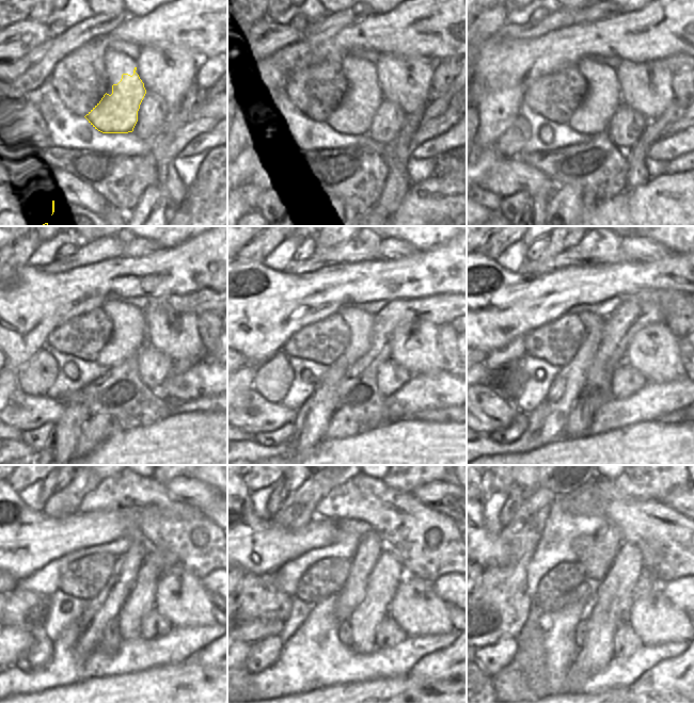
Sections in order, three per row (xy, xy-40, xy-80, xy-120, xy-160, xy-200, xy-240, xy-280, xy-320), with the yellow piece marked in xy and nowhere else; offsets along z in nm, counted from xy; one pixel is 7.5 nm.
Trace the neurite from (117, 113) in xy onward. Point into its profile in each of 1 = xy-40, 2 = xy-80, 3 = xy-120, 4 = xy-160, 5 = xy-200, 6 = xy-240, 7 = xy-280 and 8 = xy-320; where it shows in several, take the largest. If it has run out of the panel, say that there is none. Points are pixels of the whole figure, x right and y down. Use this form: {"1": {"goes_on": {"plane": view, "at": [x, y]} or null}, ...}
{"1": {"goes_on": {"plane": "xy-40", "at": [353, 115]}}, "2": {"goes_on": {"plane": "xy-80", "at": [593, 116]}}, "3": {"goes_on": {"plane": "xy-120", "at": [127, 337]}}, "4": {"goes_on": {"plane": "xy-160", "at": [313, 416]}}, "5": {"goes_on": {"plane": "xy-200", "at": [564, 394]}}, "6": {"goes_on": {"plane": "xy-240", "at": [105, 607]}}, "7": {"goes_on": {"plane": "xy-280", "at": [371, 546]}}, "8": {"goes_on": {"plane": "xy-320", "at": [609, 539]}}}

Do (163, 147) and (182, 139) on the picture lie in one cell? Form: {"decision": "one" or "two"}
{"decision": "one"}

